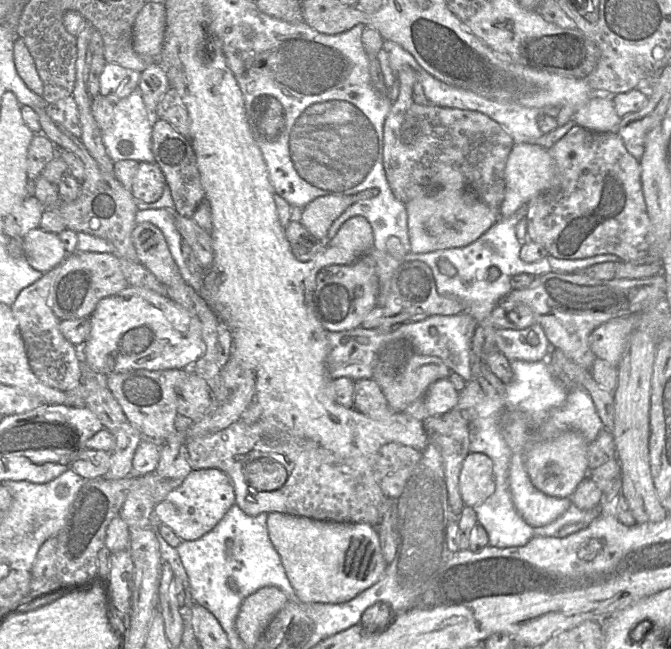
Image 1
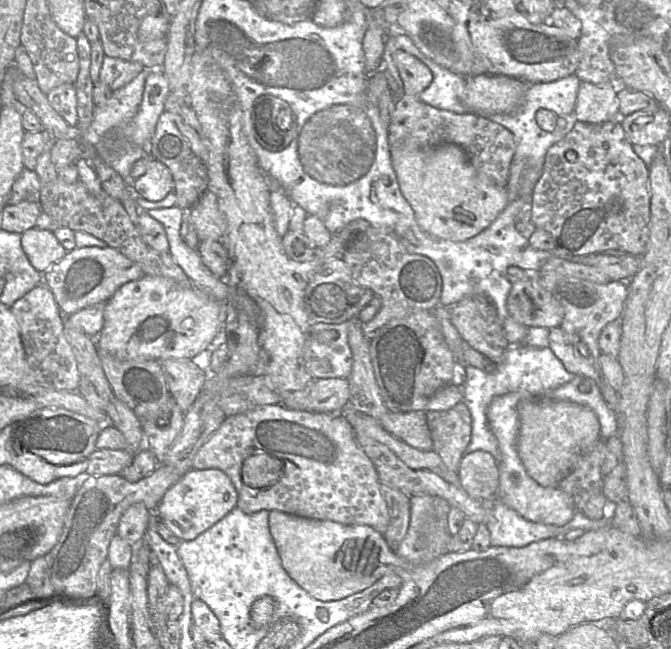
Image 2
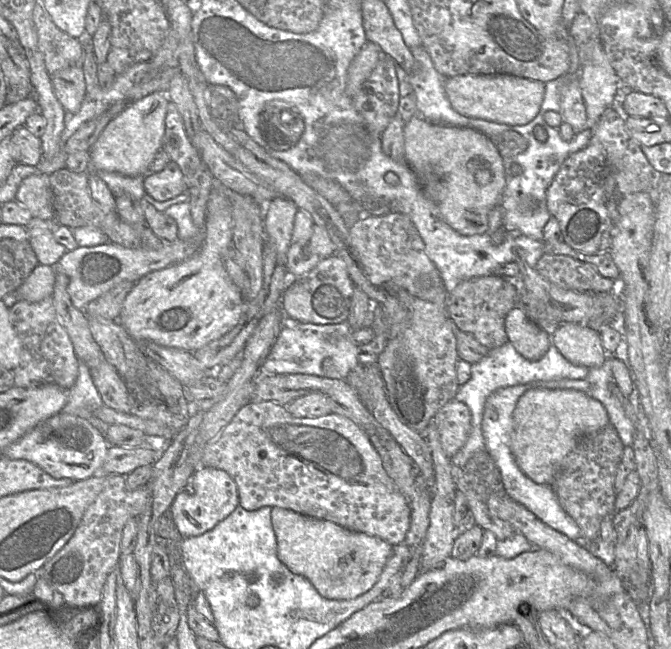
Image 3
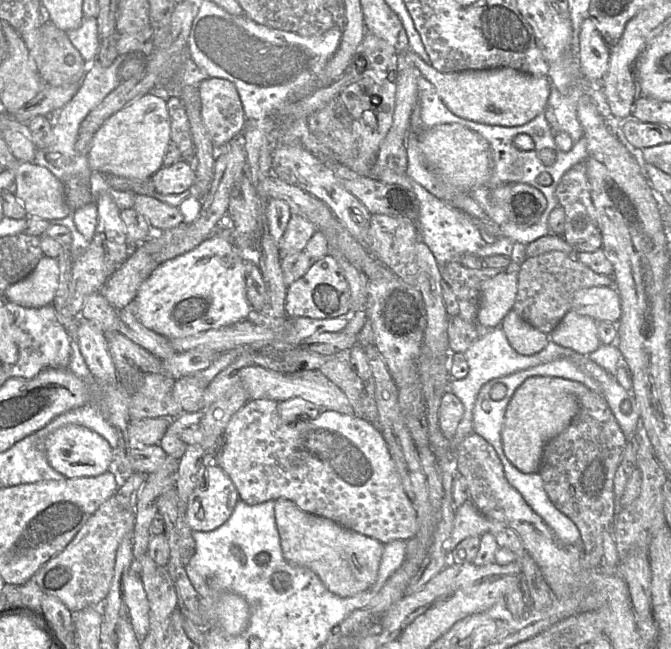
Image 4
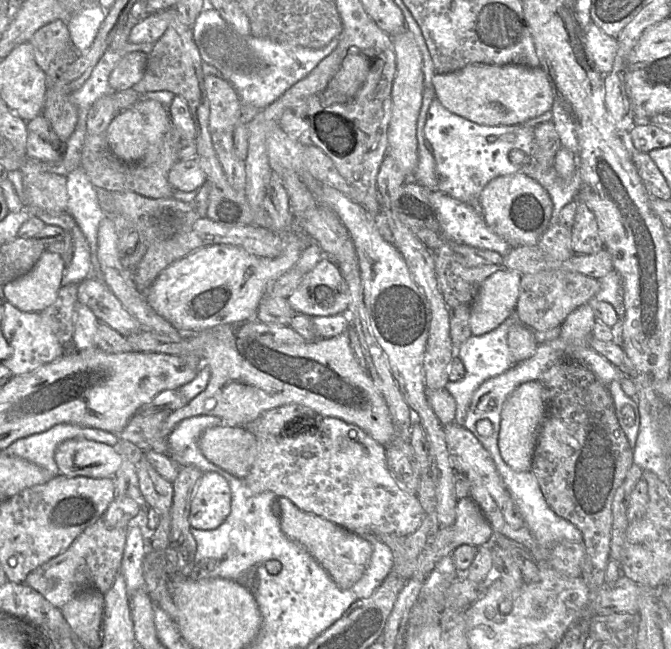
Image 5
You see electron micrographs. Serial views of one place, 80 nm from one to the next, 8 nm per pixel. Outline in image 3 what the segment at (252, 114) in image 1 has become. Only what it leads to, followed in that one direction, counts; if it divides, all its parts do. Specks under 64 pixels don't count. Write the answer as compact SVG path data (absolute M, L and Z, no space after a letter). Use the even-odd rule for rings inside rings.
M271 101L263 108L260 118L261 132L264 144L268 151L286 150L295 145L300 139L304 124L301 117L284 101Z

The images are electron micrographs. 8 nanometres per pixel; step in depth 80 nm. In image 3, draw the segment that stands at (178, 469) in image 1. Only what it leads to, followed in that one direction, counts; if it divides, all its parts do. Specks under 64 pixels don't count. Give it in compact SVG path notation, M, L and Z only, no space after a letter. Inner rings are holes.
M108 474L102 491L87 507L83 517L69 541L52 558L50 558L36 575L42 576L45 581L63 598L67 608L81 608L98 606L101 600L102 590L107 576L118 565L122 529L128 519L138 517L144 510L151 496L151 480L135 490L129 491L125 486L125 478L122 475Z

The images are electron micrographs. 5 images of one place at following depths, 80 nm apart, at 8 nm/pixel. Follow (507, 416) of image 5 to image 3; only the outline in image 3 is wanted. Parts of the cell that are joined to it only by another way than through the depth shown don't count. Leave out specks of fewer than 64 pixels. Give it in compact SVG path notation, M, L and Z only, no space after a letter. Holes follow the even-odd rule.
M533 384L519 397L513 410L511 451L527 477L537 484L551 485L563 460L577 443L608 422L602 404L587 393Z

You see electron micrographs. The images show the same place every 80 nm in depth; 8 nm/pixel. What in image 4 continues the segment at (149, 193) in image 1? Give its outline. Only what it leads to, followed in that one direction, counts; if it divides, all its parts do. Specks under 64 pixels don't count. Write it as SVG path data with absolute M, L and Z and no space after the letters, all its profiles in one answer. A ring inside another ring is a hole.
M188 161L175 162L156 171L151 180L159 194L180 194L190 188L196 179L193 164Z

